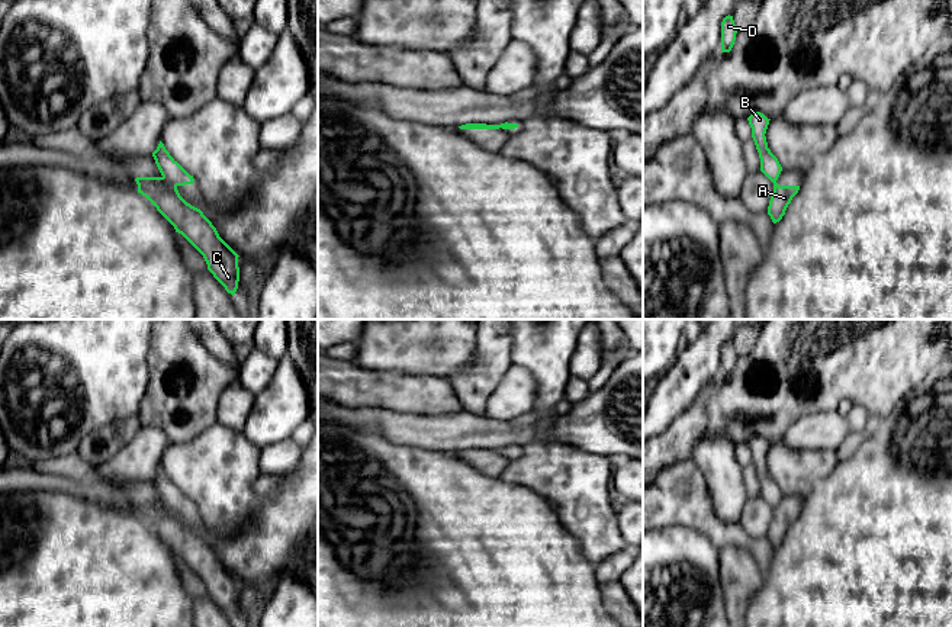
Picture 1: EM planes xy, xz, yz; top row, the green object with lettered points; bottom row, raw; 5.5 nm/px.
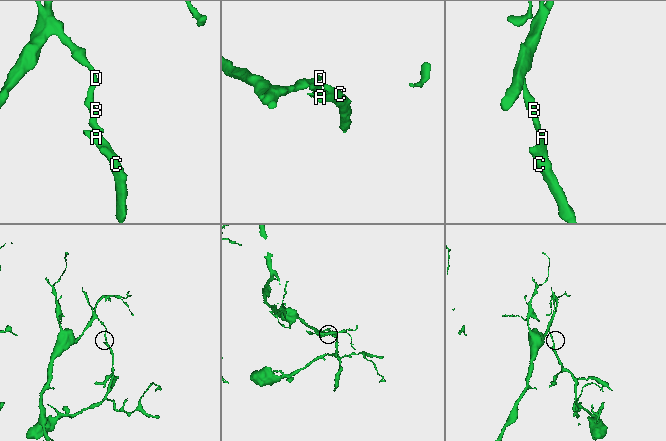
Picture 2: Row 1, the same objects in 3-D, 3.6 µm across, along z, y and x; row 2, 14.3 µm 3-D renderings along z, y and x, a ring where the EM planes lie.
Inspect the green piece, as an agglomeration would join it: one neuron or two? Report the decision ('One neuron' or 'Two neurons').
Two neurons

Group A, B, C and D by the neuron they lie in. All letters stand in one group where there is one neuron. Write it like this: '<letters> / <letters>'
A C / B D

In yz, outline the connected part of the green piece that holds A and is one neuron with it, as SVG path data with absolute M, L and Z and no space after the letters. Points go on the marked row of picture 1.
M774 183L774 192L768 206L768 215L771 216L774 224L782 219L788 205L798 193L798 190L800 186L779 186L778 183Z

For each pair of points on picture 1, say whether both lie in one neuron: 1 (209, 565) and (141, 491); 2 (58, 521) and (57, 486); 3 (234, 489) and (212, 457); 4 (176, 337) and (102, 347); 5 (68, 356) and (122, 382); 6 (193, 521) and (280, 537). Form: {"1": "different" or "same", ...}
{"1": "same", "2": "different", "3": "same", "4": "different", "5": "same", "6": "same"}

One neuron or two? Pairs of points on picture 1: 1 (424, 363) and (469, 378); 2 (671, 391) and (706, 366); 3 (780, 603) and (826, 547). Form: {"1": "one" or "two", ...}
{"1": "two", "2": "one", "3": "one"}

